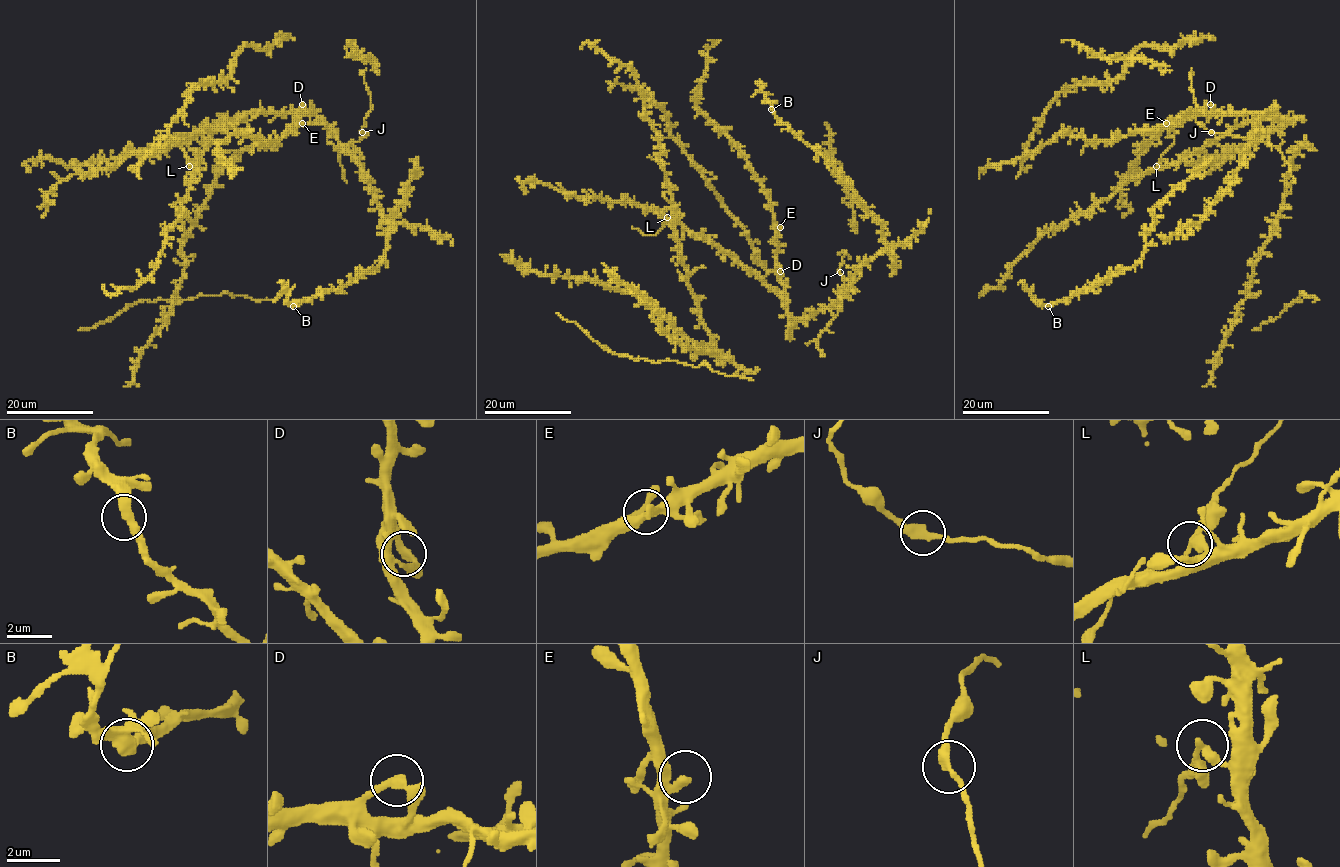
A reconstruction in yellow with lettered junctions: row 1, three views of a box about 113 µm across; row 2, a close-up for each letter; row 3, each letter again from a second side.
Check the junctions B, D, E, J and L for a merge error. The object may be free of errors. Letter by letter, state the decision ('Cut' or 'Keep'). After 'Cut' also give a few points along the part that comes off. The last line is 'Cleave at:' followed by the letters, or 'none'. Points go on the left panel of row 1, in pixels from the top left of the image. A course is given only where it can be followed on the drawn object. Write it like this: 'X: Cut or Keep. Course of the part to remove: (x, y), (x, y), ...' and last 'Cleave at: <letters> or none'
B: Keep
D: Keep
E: Keep
J: Keep
L: Cut. Course of the part to remove: (189, 166), (186, 152), (177, 142), (154, 137)
Cleave at: L

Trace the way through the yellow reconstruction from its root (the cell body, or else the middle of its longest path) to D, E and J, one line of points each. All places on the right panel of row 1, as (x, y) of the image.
D: (1173, 128), (1196, 112), (1232, 112), (1224, 114), (1215, 111), (1210, 104)
E: (1173, 128), (1196, 112), (1232, 112), (1187, 111), (1166, 123)
J: (1173, 128), (1196, 112), (1262, 114), (1248, 152), (1250, 143), (1255, 142), (1251, 139), (1211, 131)

